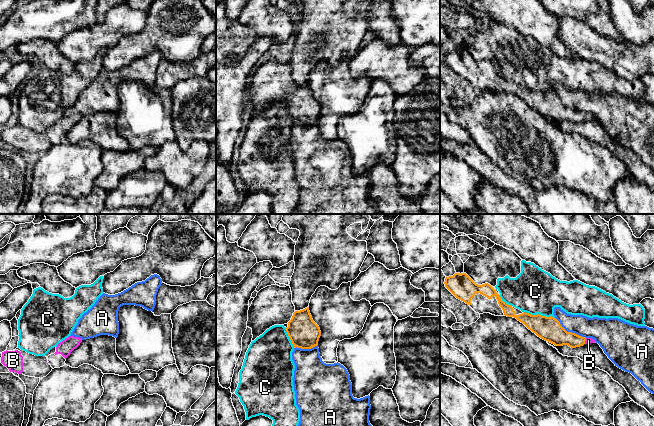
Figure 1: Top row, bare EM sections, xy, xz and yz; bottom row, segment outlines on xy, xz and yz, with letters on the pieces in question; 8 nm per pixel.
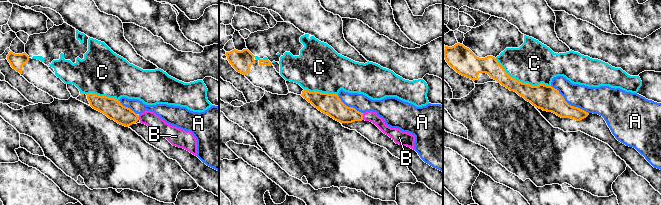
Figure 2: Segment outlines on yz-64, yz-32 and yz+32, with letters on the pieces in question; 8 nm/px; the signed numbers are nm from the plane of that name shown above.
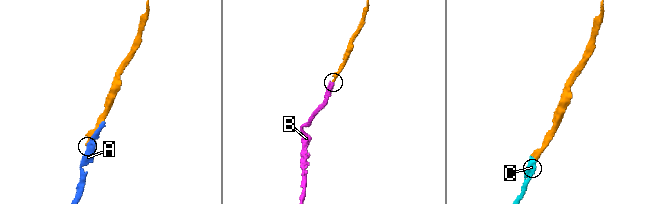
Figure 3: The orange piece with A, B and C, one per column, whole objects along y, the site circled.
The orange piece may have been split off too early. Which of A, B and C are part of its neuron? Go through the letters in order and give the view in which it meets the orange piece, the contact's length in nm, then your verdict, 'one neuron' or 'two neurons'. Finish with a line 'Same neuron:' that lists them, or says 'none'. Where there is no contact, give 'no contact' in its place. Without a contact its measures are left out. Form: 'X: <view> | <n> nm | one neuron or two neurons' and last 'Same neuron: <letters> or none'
A: yz | 300 nm | two neurons
B: yz | 50 nm | one neuron
C: yz | 260 nm | two neurons
Same neuron: B

